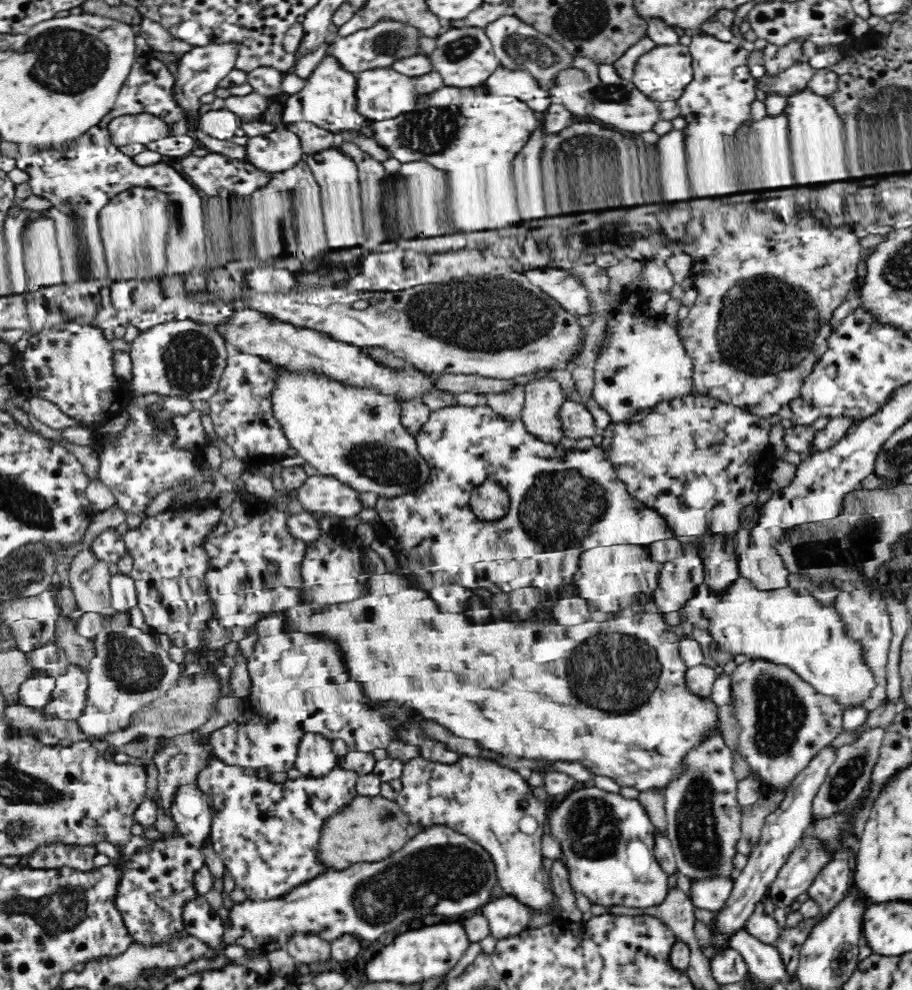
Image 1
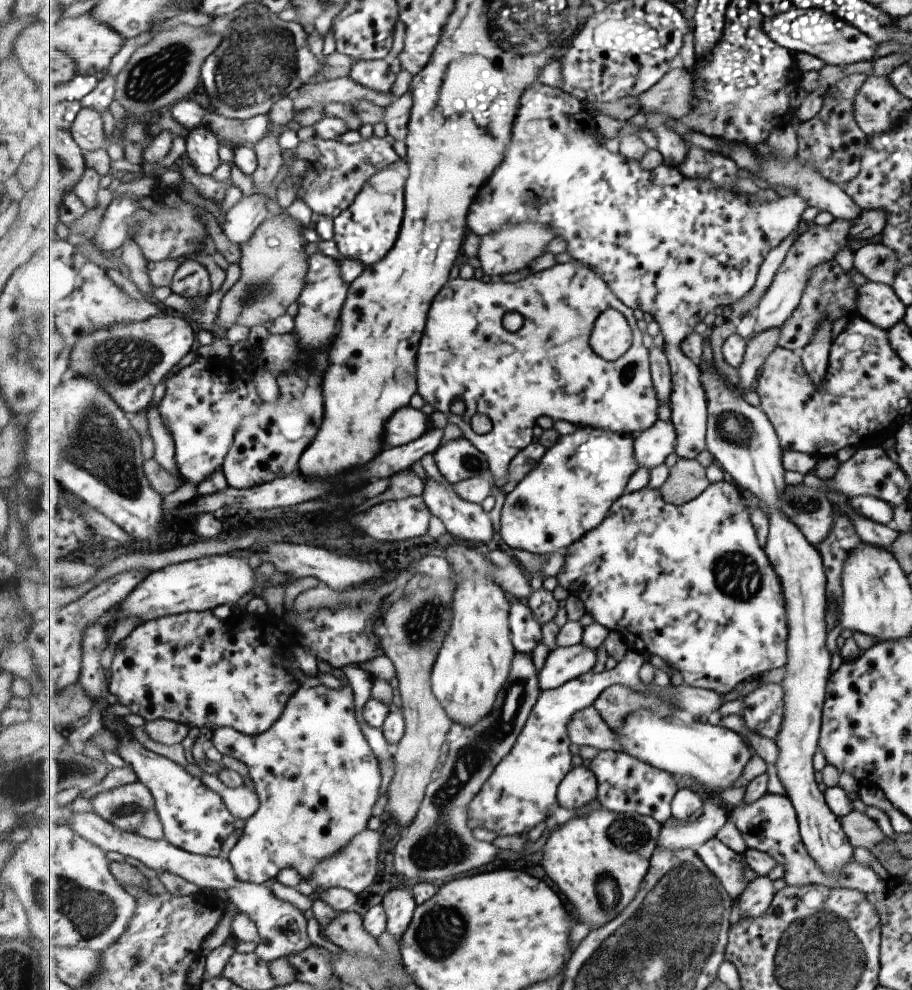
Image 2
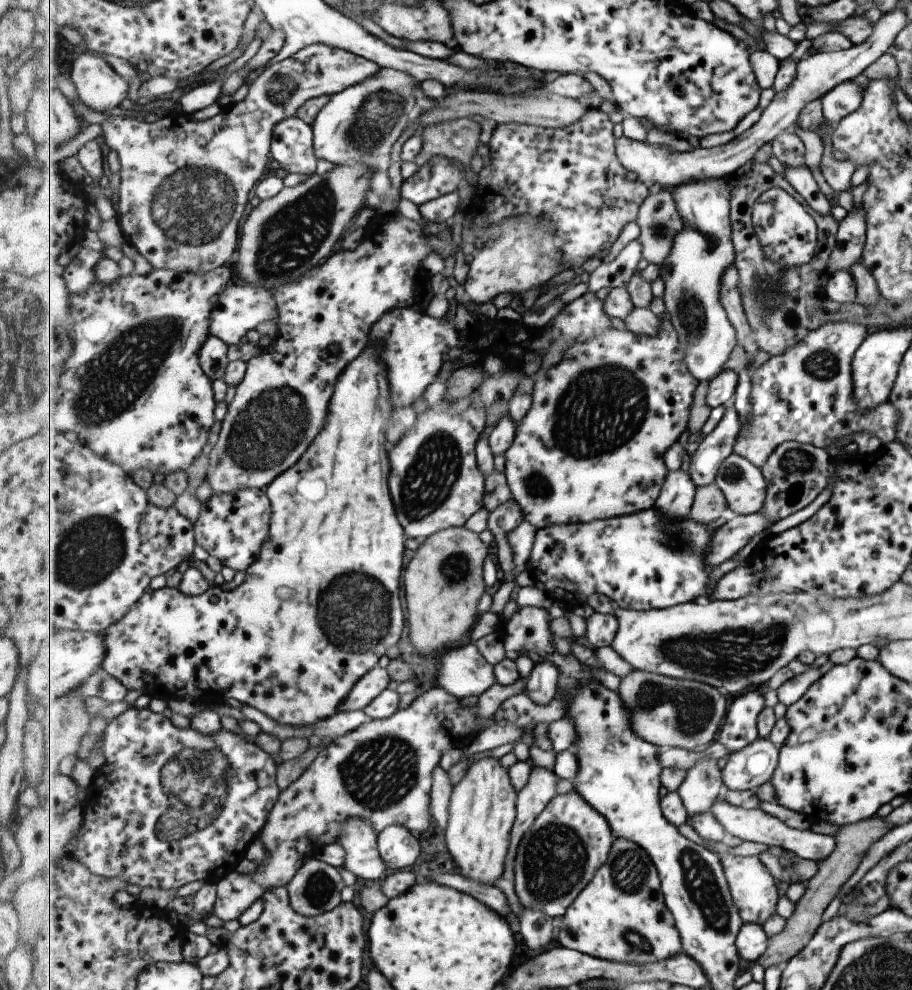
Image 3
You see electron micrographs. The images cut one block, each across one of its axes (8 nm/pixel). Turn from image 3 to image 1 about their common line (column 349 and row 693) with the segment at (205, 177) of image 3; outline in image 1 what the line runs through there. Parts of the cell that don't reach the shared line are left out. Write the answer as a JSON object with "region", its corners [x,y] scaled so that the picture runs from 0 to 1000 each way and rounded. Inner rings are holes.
{"region":[[[76,670],[72,679],[60,686],[55,710],[46,717],[47,723],[84,729],[96,711],[96,692],[95,681],[90,675]]]}

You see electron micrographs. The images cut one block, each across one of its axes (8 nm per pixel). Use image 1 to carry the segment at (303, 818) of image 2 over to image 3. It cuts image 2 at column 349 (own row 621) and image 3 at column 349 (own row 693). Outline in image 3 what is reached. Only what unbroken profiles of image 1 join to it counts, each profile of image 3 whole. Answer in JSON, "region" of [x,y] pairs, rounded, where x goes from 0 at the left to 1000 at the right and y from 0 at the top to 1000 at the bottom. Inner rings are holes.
{"region":[[[385,826],[366,851],[378,859],[376,876],[400,892],[419,890],[423,885],[425,875],[416,861],[416,842],[409,832],[398,826]]]}

